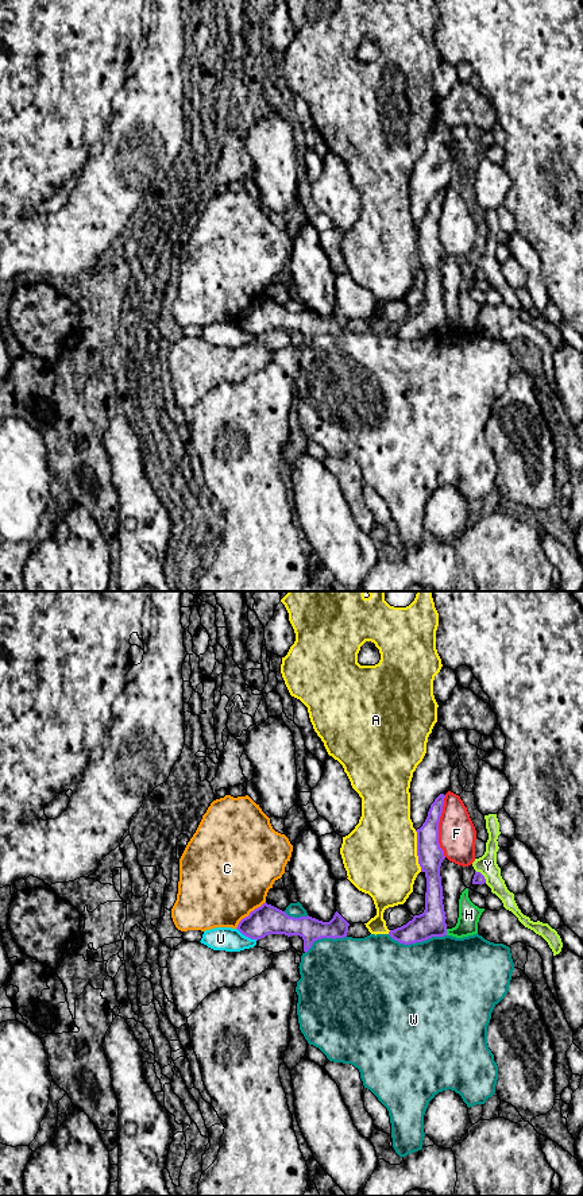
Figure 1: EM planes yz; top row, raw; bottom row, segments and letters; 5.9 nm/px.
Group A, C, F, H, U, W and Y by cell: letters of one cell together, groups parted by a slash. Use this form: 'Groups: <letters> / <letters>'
Groups: A / C / F / H / U / W / Y

